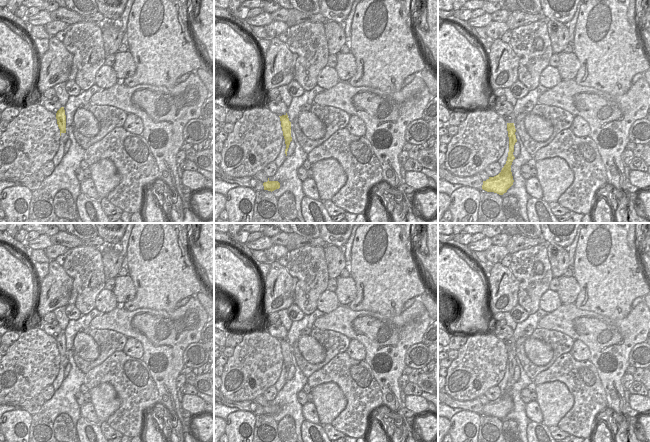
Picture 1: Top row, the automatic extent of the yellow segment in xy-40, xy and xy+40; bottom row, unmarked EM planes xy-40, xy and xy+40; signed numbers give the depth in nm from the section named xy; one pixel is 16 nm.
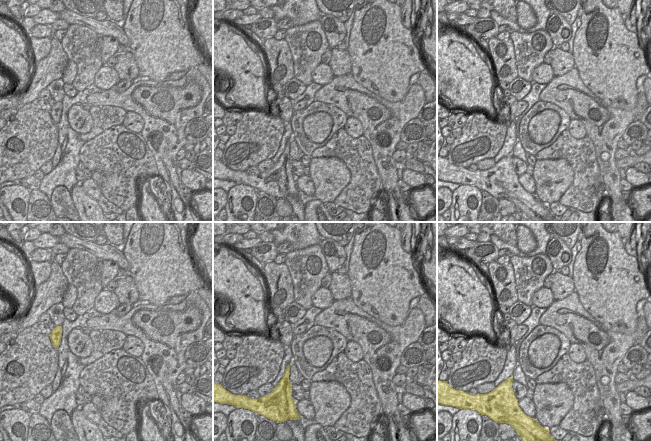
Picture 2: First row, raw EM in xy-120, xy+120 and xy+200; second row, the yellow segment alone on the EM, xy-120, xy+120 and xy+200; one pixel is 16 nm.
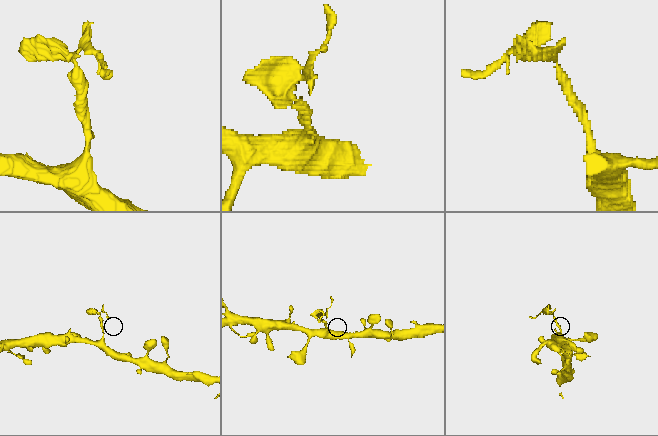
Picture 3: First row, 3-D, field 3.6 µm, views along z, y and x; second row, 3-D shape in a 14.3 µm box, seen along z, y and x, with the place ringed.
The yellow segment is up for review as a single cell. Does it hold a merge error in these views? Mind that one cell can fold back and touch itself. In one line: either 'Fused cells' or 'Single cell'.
Fused cells

